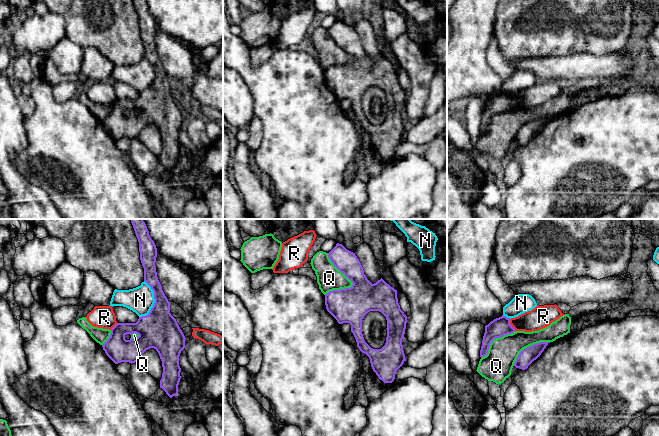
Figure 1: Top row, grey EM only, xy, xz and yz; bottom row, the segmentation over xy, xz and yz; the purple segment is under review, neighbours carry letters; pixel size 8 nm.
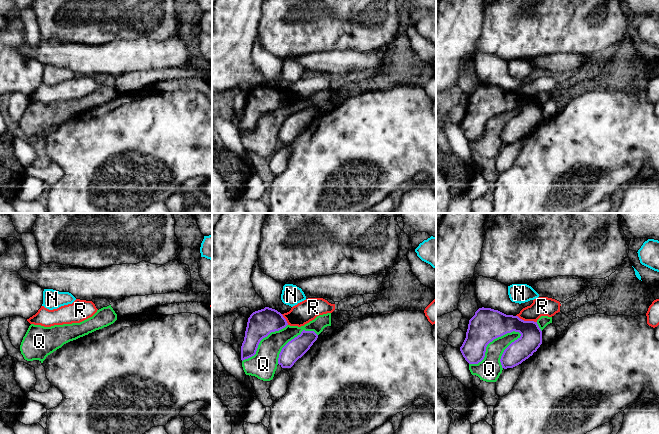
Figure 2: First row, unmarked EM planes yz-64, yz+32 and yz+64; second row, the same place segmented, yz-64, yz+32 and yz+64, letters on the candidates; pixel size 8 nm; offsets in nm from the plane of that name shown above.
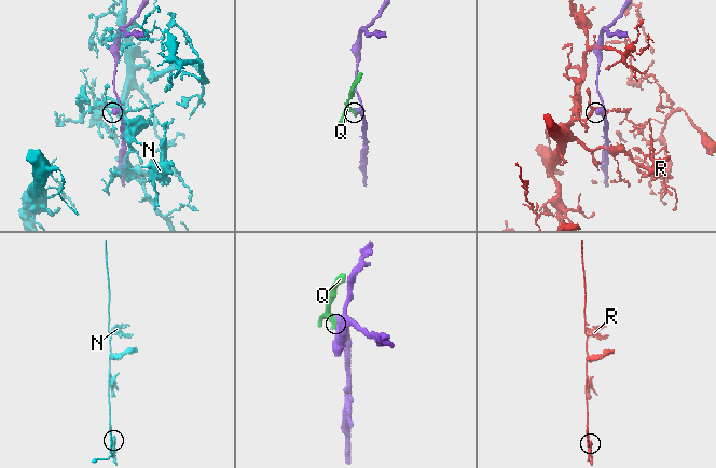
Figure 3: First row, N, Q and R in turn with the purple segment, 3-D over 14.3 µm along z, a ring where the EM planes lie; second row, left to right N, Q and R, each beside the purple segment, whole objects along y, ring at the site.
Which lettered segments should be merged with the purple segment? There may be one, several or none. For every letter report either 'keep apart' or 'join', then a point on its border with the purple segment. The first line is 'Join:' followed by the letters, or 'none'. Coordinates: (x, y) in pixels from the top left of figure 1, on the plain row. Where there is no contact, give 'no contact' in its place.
Join: none
N: keep apart; meets purple in xy at (155, 77)
Q: keep apart; meets purple in xz at (351, 57)
R: keep apart; meets purple in yz at (510, 101)

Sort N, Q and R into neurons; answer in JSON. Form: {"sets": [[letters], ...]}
{"sets": [["N"], ["Q"], ["R"]]}

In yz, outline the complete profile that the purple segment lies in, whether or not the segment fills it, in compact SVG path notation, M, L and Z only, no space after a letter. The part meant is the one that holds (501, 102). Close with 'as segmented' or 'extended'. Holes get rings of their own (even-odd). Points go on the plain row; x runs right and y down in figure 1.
M504 91L491 97L485 102L480 133L482 134L487 131L490 120L494 115L503 113L507 110L512 110L514 108L516 108L516 106L511 102L510 94L507 94Z; as segmented

